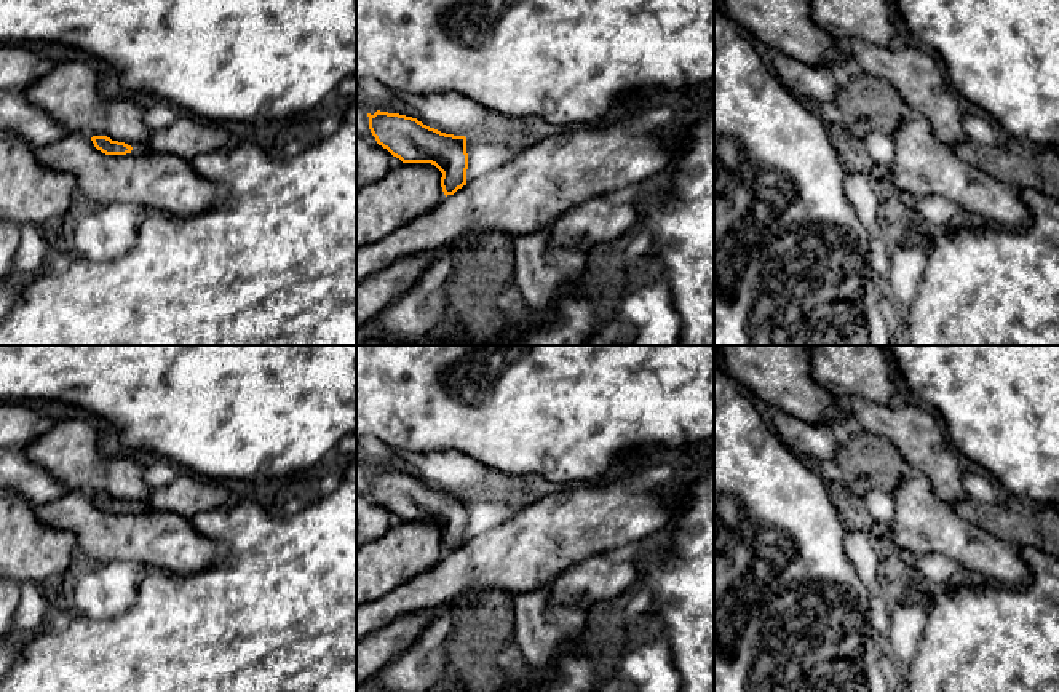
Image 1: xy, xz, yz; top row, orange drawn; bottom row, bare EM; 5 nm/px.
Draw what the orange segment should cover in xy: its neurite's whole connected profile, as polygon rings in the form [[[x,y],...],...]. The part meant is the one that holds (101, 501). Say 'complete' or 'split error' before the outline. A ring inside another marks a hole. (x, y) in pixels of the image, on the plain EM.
split error | [[[93,494],[91,499],[94,505],[105,513],[126,513],[126,511],[141,513],[150,508],[149,502],[145,503],[137,502],[131,505],[125,500],[112,499],[107,494]]]

